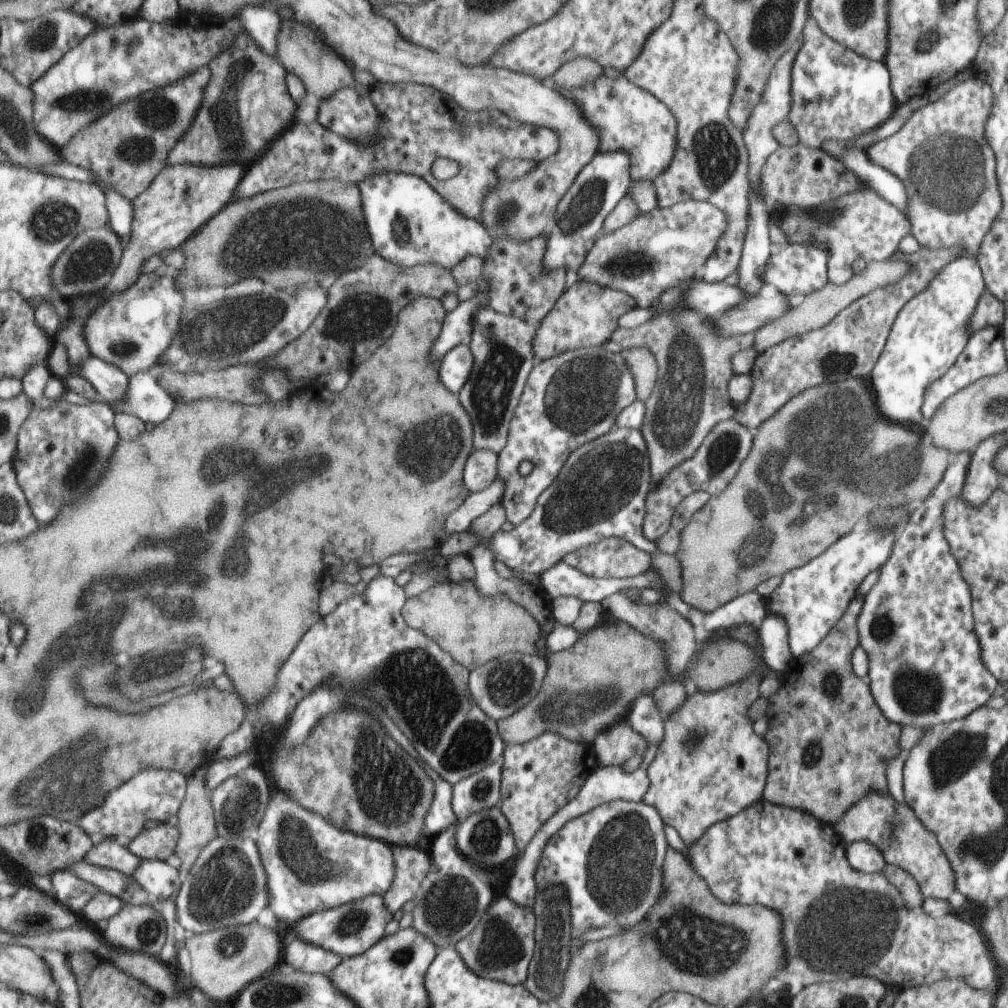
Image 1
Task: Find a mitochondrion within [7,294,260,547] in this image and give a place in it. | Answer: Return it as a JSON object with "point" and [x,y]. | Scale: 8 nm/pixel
{"point":[76,475]}

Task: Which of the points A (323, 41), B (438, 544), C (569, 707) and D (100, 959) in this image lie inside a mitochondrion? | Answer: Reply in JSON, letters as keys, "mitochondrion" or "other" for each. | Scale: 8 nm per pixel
{"A":"other","B":"other","C":"mitochondrion","D":"other"}

